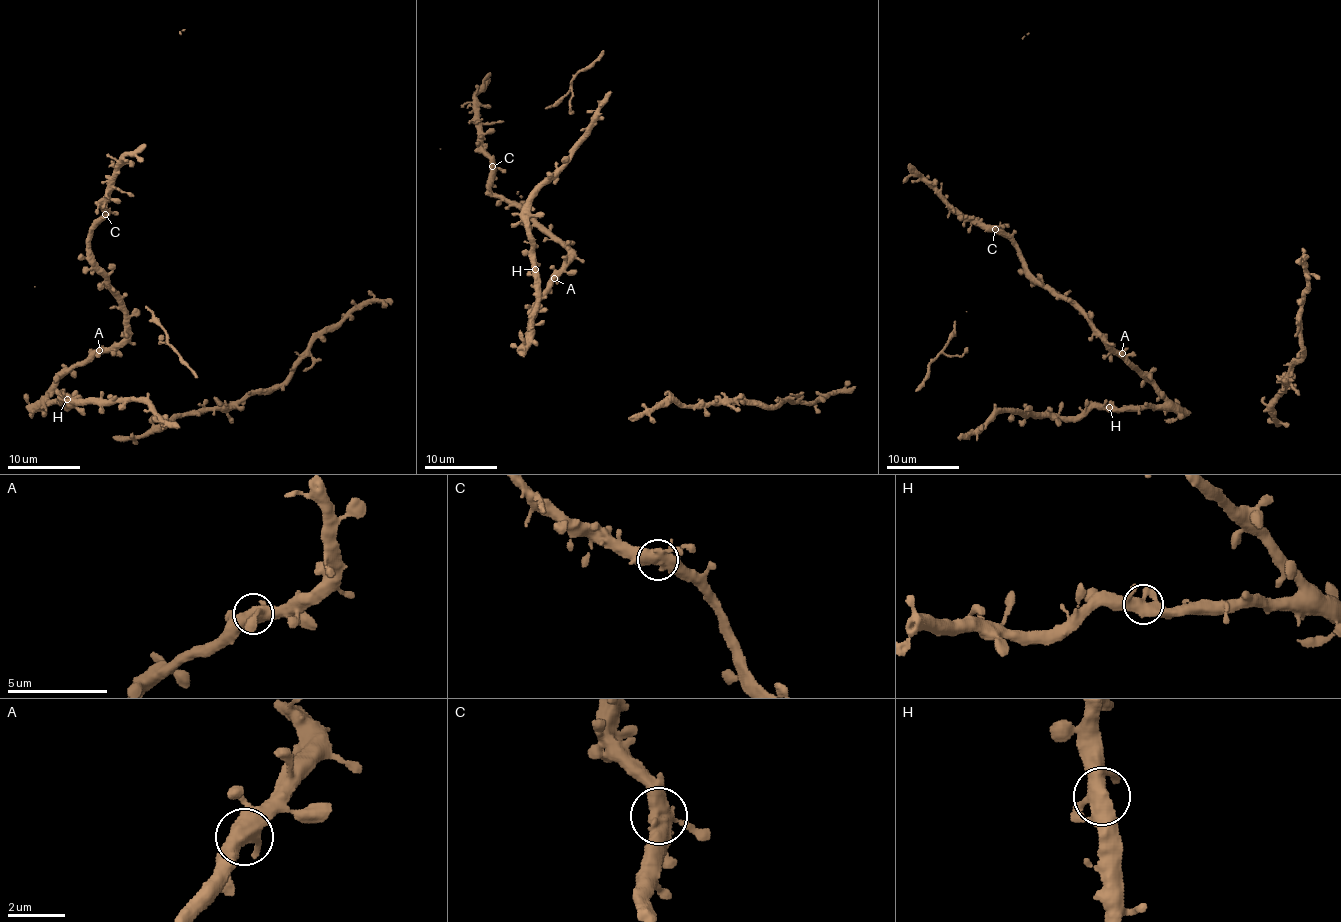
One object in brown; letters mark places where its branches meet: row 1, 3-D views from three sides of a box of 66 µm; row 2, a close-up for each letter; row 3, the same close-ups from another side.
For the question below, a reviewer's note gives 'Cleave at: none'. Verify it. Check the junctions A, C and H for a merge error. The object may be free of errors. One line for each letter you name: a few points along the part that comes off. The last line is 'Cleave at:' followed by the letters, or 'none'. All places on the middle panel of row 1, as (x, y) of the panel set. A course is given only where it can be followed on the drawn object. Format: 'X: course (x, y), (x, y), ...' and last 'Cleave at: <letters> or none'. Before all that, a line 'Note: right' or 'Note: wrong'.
Note: right
Cleave at: none

